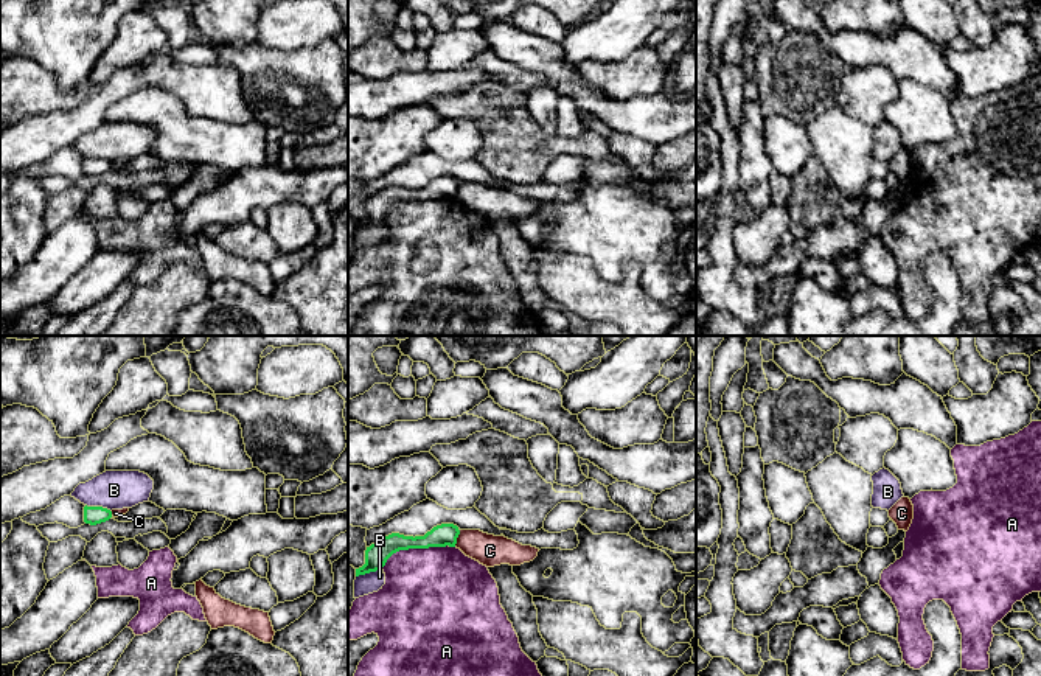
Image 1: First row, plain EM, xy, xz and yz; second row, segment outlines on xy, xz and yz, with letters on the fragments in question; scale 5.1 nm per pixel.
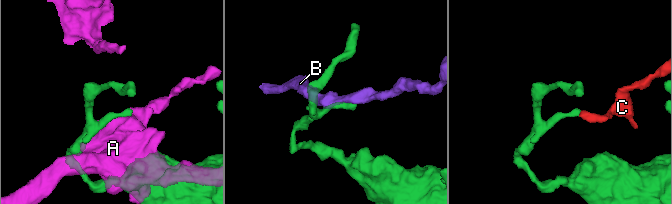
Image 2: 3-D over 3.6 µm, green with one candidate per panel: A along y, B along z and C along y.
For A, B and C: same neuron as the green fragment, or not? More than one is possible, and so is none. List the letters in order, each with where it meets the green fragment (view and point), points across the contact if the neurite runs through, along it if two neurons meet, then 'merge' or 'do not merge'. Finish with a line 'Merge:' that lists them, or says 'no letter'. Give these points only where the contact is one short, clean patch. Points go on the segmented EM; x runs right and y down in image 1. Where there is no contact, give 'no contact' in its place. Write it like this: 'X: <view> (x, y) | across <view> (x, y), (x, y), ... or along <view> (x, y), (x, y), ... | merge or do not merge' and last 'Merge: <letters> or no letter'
A: xz (415, 547) | do not merge
B: xy (98, 507) | do not merge
C: xz (457, 536) | along xz (460, 530), (454, 546) | do not merge
Merge: no letter

